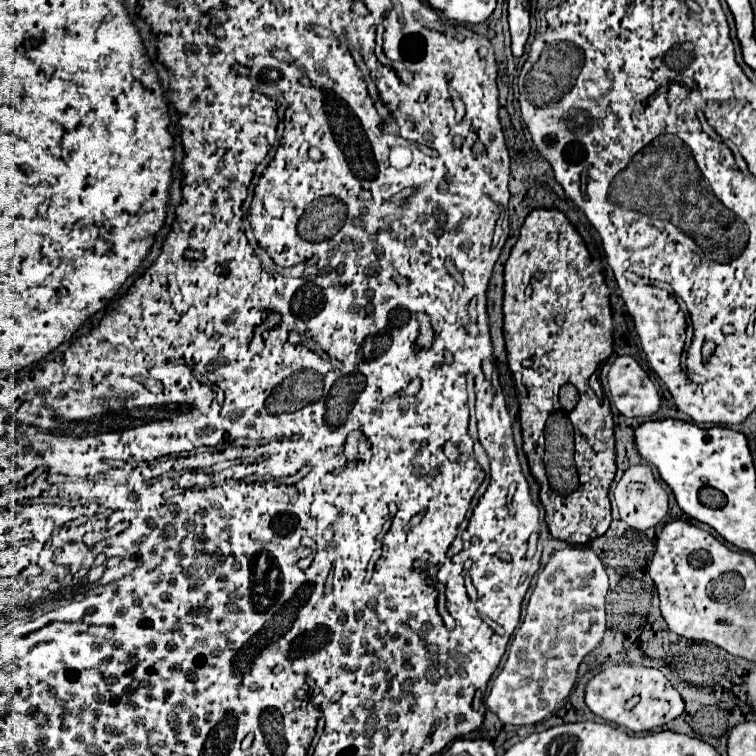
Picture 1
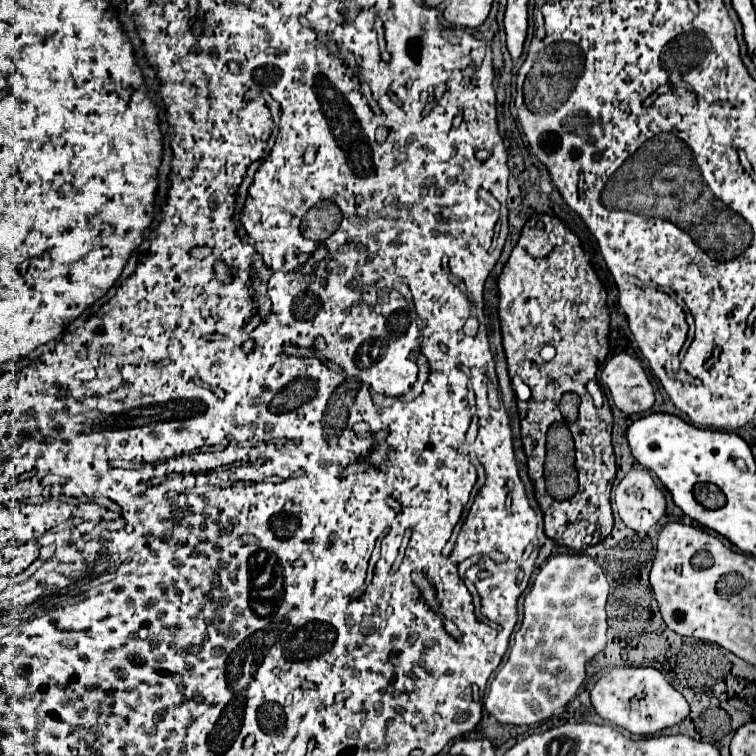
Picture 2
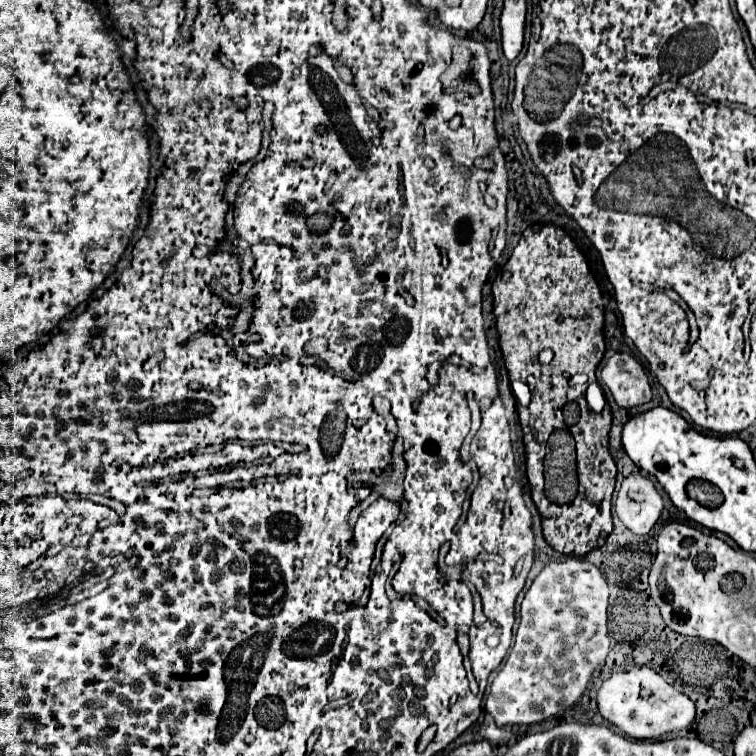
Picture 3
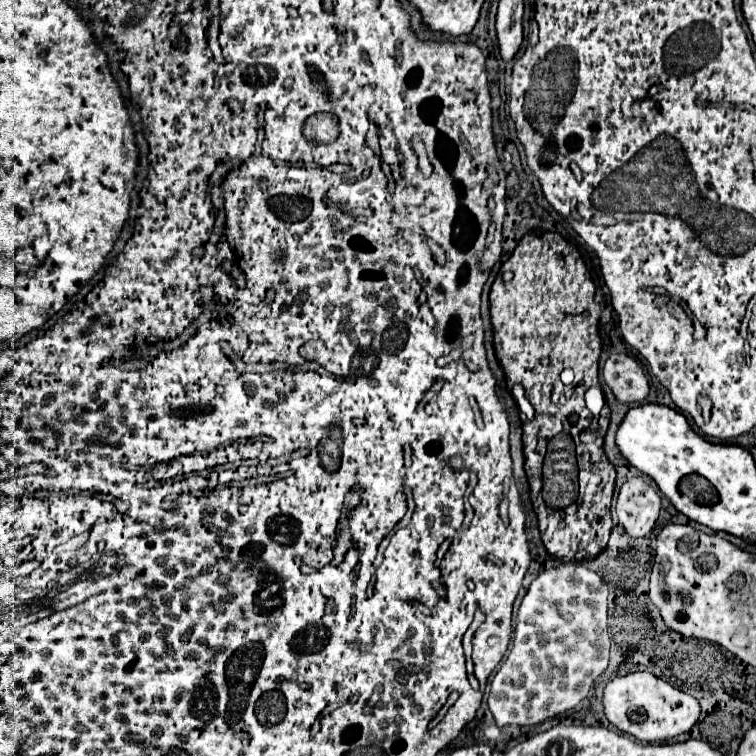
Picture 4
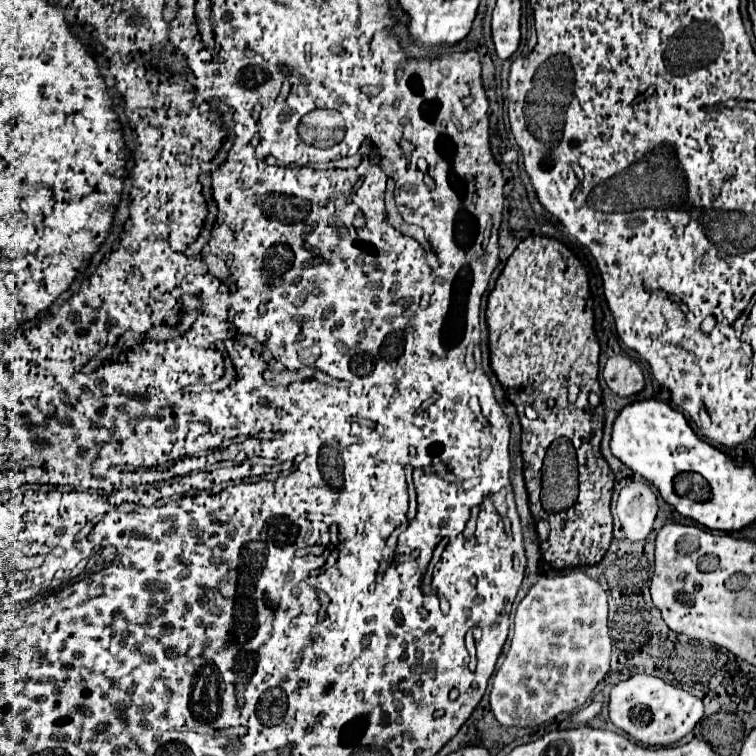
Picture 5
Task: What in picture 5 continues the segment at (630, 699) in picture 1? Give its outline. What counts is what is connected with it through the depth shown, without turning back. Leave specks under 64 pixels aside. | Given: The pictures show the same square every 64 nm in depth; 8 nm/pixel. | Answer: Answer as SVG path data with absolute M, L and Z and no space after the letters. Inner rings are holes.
M636 674L616 684L610 692L610 720L644 746L670 746L678 742L694 730L702 716L704 704L700 698L648 674Z

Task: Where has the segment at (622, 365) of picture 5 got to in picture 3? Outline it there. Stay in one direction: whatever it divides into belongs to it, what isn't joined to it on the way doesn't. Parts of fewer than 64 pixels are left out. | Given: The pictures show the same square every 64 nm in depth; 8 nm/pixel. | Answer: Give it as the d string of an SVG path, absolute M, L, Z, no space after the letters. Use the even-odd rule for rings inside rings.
M618 352L608 358L600 376L610 388L616 404L622 408L634 408L646 404L652 398L644 368L630 354Z

